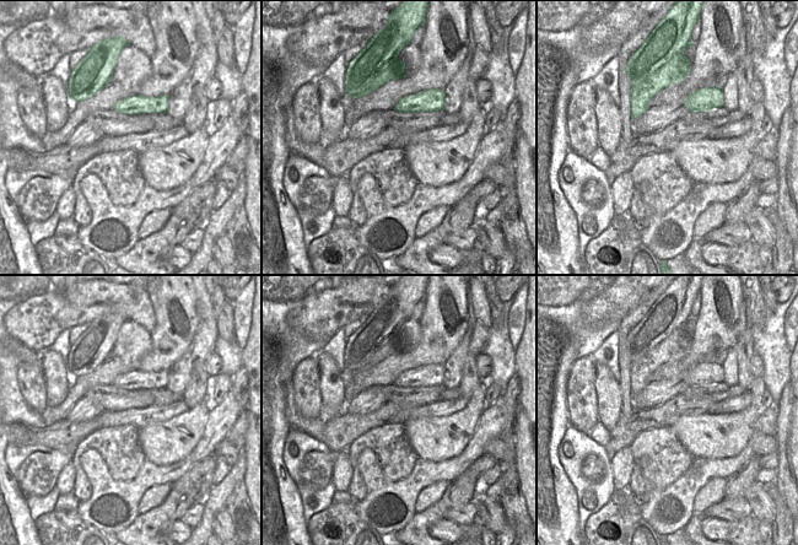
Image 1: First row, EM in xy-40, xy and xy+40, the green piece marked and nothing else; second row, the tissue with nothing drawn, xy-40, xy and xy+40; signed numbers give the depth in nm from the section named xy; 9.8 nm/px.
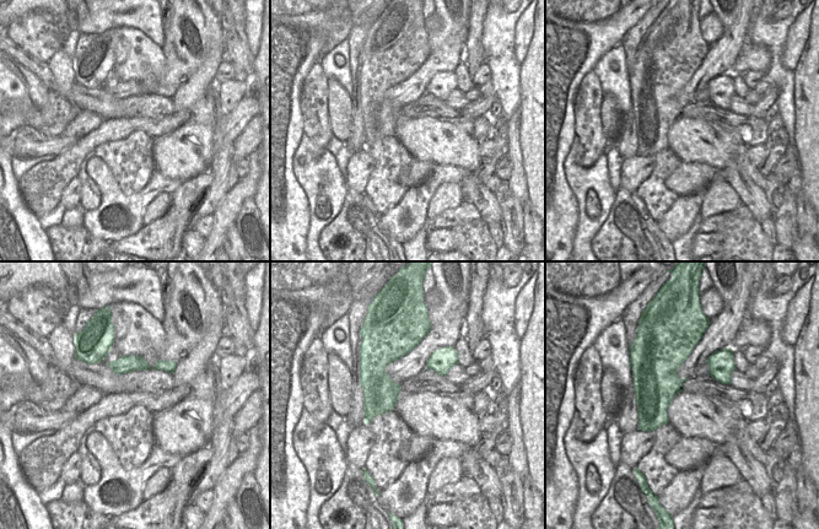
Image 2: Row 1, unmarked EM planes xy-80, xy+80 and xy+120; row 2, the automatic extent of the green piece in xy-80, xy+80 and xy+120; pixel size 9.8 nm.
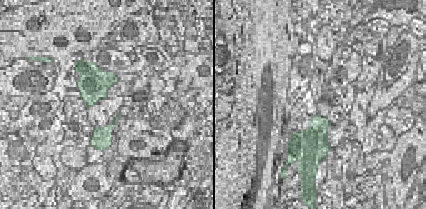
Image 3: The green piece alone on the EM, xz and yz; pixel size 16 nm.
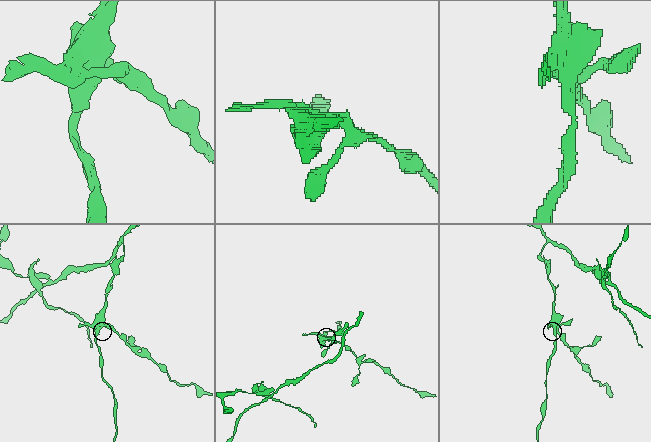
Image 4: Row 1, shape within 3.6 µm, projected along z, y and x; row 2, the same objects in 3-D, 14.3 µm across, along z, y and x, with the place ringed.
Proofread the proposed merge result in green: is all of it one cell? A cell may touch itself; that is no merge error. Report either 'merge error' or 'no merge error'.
merge error

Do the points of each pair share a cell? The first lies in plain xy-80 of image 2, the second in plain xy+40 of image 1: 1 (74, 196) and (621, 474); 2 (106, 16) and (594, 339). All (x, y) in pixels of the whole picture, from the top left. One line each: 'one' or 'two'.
1: one
2: two

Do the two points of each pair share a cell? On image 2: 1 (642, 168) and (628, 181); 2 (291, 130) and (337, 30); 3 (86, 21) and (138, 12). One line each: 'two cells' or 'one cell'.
1: one cell
2: one cell
3: one cell

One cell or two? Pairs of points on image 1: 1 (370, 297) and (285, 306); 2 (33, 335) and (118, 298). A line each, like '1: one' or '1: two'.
1: two
2: one

